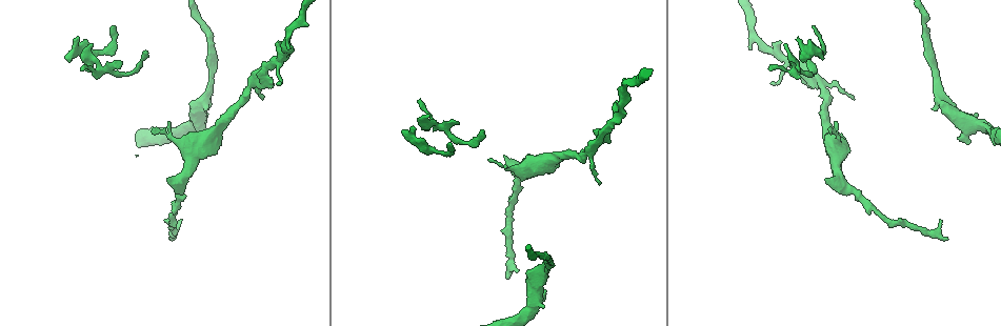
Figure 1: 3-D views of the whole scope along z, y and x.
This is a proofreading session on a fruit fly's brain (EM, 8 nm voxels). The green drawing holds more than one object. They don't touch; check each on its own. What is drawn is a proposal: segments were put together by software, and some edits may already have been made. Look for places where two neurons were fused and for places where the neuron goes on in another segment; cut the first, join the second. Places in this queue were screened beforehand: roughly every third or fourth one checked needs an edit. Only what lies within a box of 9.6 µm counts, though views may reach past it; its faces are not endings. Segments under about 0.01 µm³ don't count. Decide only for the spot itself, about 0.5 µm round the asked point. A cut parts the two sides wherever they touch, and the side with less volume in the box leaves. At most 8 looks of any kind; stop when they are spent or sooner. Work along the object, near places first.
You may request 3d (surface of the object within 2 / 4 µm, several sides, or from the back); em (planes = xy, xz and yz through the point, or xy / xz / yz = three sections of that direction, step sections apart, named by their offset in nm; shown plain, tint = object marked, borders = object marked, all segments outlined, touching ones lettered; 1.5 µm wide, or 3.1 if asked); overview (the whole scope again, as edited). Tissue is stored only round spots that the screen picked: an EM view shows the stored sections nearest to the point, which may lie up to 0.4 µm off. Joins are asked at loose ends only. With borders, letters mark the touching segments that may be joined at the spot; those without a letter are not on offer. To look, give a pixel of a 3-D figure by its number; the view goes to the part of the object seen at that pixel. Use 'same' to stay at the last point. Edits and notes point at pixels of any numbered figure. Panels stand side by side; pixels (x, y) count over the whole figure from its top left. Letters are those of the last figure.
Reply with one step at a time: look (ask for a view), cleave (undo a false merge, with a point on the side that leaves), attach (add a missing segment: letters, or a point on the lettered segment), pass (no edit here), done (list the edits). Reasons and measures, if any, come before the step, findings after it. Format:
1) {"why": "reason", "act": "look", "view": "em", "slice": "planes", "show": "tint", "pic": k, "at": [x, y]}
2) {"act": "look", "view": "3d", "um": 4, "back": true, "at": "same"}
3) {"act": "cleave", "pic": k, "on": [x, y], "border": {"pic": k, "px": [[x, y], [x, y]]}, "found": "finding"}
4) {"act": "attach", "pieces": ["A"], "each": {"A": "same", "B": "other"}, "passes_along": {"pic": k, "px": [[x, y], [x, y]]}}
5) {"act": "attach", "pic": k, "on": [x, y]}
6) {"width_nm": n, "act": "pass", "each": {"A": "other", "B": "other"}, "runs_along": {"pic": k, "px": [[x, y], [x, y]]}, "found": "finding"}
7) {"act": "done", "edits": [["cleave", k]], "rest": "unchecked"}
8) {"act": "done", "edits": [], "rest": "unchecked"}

{"why": "arms part here", "act": "look", "view": "em", "slice": "planes", "show": "borders", "pic": 1, "at": [533, 304]}

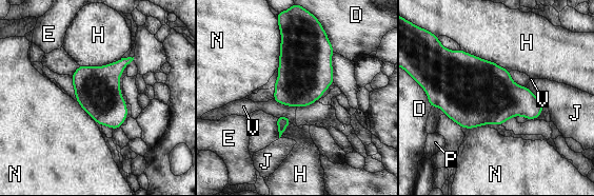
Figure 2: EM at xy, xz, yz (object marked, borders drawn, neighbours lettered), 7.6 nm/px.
{"width_nm": 340, "act": "pass", "each": {"D": "other", "E": "other", "H": "other", "J": "other", "N": "other", "P": "other", "V": "other"}, "border": {"pic": 2, "px": [[279, 26], [280, 54], [277, 67]]}, "found": "continuous, no second neuron"}

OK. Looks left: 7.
{"why": "tapers out", "act": "look", "view": "em", "slice": "yz", "step": 8, "show": "borders", "pic": 1, "at": [800, 51]}

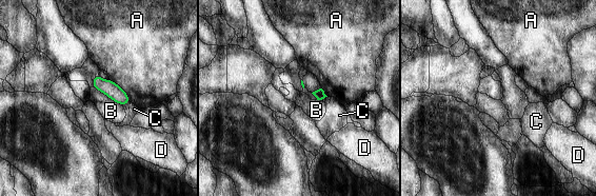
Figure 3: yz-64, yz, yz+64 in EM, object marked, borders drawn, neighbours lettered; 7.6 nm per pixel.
{"act": "pass", "each": {"A": "other", "B": "other", "C": "other", "D": "other"}, "border": {"pic": 3, "px": [[110, 78], [127, 95], [131, 101]]}, "found": "none of them fits"}

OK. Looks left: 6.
{"why": "tapers out", "act": "look", "view": "em", "slice": "planes", "show": "borders", "pic": 1, "at": [76, 38]}

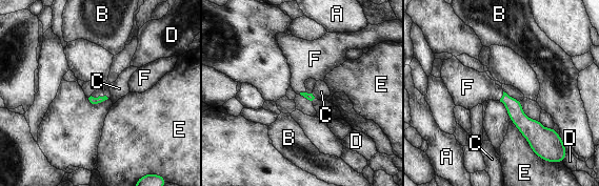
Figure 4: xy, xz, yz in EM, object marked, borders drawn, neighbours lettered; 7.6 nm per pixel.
{"act": "attach", "pieces": ["F"], "each": {"A": "other", "B": "other", "C": "other", "D": "other", "E": "other", "F": "same"}, "passes_along": {"pic": 4, "px": [[93, 100], [98, 97], [98, 92]]}, "found": "the neuron continues"}

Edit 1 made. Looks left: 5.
{"act": "done", "edits": [["attach", 4]], "rest": "unchecked"}

